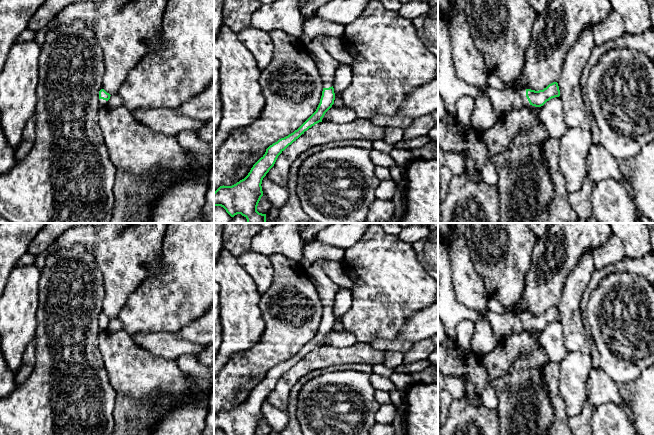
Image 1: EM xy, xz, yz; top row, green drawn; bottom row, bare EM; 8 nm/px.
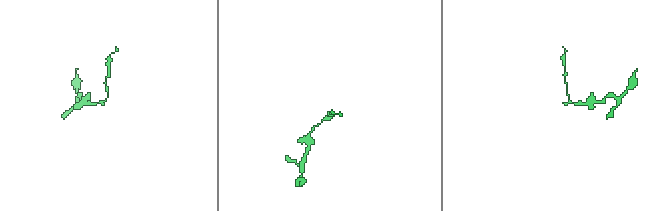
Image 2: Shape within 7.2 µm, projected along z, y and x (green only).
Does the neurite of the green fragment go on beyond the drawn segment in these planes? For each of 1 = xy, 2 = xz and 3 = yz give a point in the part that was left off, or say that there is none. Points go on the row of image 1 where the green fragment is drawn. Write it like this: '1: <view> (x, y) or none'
1: xy (103, 103)
2: xz (327, 66)
3: yz (503, 101)

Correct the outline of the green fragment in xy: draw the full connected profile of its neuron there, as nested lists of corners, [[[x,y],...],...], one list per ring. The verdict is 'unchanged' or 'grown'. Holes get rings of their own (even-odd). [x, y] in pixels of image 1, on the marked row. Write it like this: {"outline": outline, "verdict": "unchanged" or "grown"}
{"outline": [[[104,89],[99,91],[99,104],[101,107],[106,107],[108,100],[110,99],[110,94],[107,93]]], "verdict": "grown"}

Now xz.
{"outline": [[[316,36],[307,44],[307,50],[316,63],[323,83],[322,96],[316,111],[293,133],[270,145],[244,179],[232,186],[220,186],[214,192],[214,206],[223,207],[231,217],[241,214],[247,219],[247,223],[266,223],[266,214],[257,211],[258,203],[263,196],[263,178],[274,166],[278,156],[305,131],[322,122],[325,113],[334,104],[333,83],[339,63],[324,49],[324,37]]], "verdict": "grown"}

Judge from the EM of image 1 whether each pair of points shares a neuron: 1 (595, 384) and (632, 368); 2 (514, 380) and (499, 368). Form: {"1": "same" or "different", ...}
{"1": "different", "2": "different"}

